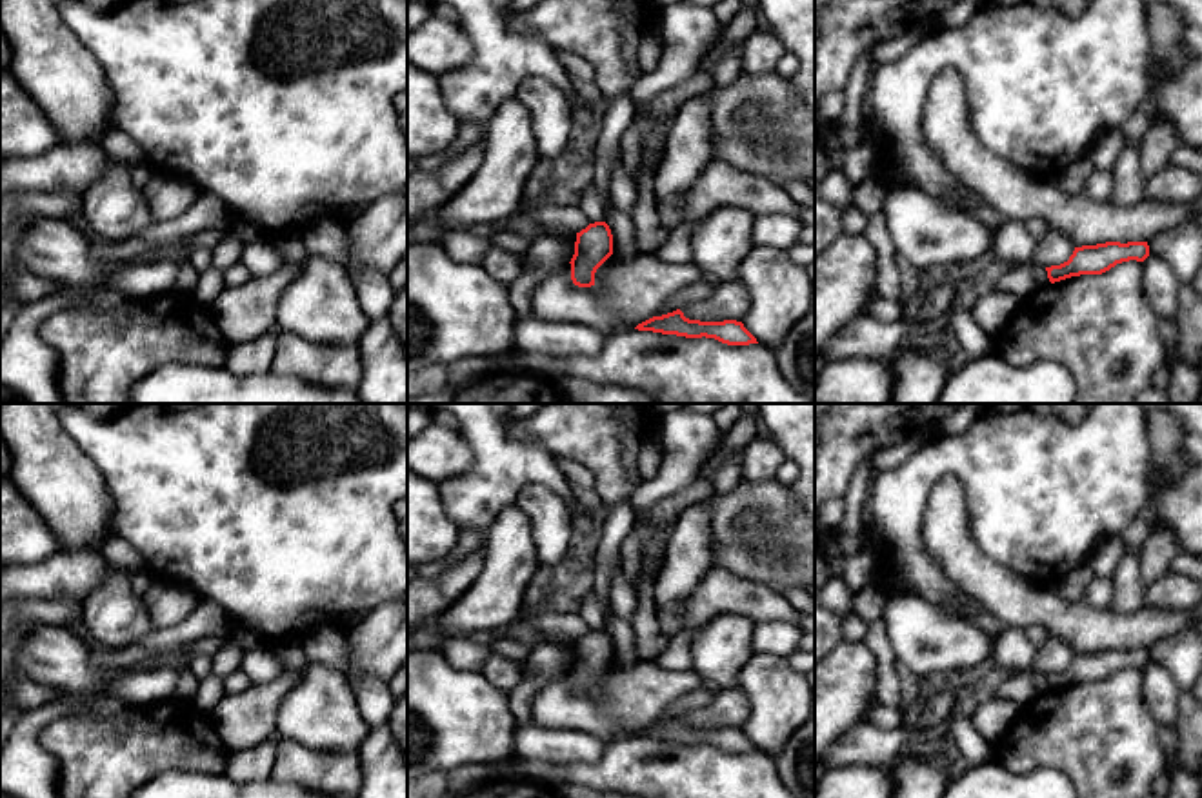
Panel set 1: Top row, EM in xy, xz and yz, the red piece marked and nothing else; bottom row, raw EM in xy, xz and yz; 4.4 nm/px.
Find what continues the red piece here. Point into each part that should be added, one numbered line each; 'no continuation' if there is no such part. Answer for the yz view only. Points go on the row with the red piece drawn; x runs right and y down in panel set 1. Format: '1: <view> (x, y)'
no continuation

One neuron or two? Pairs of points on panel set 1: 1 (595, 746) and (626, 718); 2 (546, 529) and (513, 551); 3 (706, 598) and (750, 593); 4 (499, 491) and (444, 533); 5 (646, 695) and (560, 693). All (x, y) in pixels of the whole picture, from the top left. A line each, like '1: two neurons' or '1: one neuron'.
1: two neurons
2: two neurons
3: one neuron
4: two neurons
5: one neuron

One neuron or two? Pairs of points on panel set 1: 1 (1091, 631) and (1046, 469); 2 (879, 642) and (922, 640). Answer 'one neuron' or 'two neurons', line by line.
1: two neurons
2: two neurons

